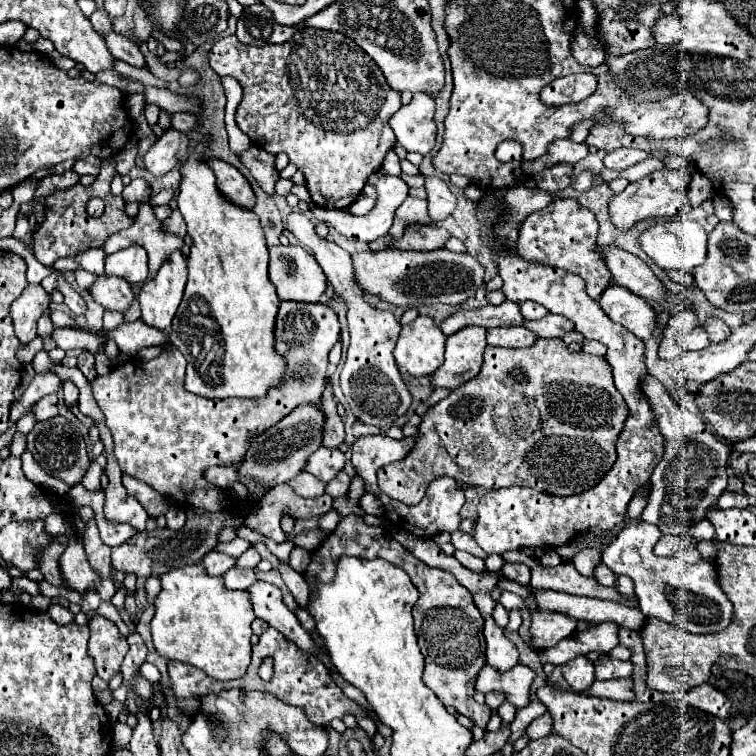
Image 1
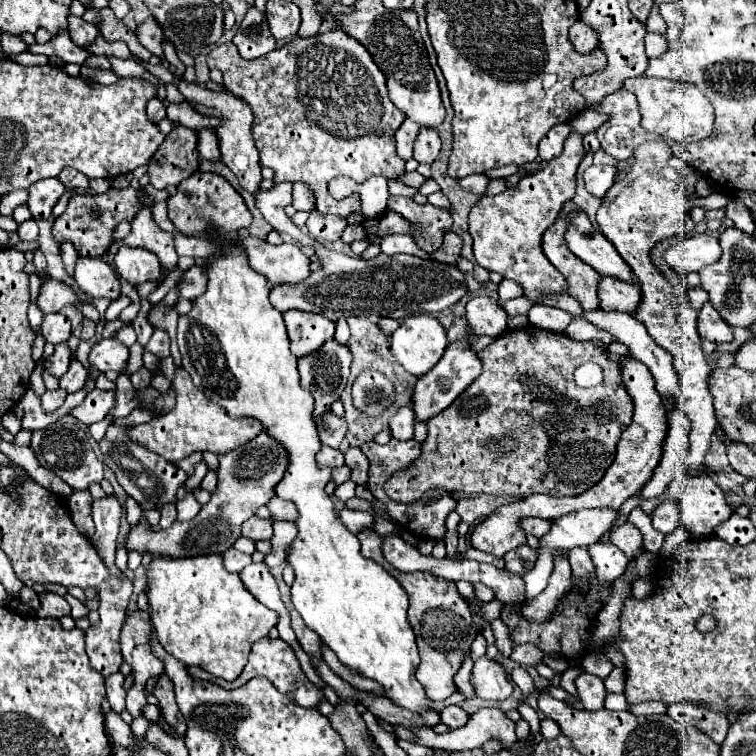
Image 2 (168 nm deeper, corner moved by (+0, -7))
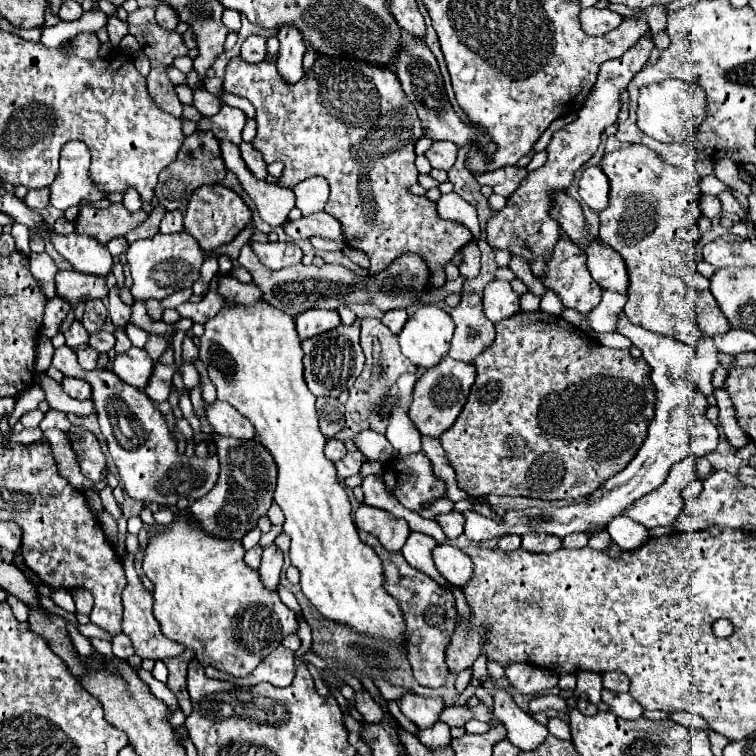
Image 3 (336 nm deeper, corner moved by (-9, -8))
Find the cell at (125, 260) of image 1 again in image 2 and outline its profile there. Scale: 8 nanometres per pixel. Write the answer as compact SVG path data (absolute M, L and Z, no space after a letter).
M121 247L115 255L117 271L135 287L147 281L163 281L163 267L155 253L141 247Z

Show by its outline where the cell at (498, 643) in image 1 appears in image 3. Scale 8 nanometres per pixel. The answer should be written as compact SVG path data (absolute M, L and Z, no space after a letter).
M494 686L492 688L494 698L494 716L498 716L506 728L508 740L518 746L520 750L534 750L538 748L546 736L548 728L542 724L536 724L536 720L518 708L514 698L508 694L506 688Z

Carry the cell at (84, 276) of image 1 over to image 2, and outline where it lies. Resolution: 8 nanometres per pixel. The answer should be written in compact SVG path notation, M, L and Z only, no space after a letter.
M63 241L61 243L61 259L63 259L63 265L65 265L65 269L67 269L69 275L73 275L73 267L75 267L77 257L79 257L79 253L75 251L75 247L71 243Z

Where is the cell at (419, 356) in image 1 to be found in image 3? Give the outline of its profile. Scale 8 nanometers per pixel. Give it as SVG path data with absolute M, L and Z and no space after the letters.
M420 306L406 322L400 338L402 354L418 368L434 368L448 354L454 324L438 306Z

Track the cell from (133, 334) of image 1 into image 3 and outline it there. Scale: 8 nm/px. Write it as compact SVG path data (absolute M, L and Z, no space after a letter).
M132 324L126 326L126 334L128 334L132 346L136 346L136 348L144 348L144 344L146 344L146 340L148 340L148 336L150 336L146 330L142 330L142 328L138 328L138 326L132 326Z

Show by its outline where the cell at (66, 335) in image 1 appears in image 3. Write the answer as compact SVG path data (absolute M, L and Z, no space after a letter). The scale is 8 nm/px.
M130 348L124 354L116 354L114 358L114 374L120 376L126 384L132 384L138 390L144 390L150 374L152 374L154 362L142 348Z

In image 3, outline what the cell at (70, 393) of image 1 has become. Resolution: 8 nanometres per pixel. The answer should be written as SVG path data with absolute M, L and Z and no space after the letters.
M90 346L86 350L78 350L78 364L82 370L94 370L96 362L98 362L98 352L92 350Z

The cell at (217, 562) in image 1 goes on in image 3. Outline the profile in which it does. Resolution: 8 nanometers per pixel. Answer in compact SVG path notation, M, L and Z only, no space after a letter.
M256 544L252 550L248 550L248 552L246 552L244 562L246 562L250 568L258 570L258 568L260 568L260 554L262 554L262 548Z

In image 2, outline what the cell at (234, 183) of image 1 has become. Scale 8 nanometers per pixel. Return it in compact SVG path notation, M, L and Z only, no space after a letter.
M197 171L189 179L177 185L177 193L169 197L169 217L175 229L183 235L205 235L207 231L217 231L219 235L233 235L241 229L247 229L253 221L249 209L243 203L243 197L215 173Z

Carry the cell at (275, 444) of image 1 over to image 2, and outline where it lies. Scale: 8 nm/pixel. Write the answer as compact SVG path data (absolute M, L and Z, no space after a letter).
M265 431L259 433L249 443L221 453L219 457L219 481L217 489L211 493L211 501L201 507L201 511L191 521L175 521L169 529L149 531L145 525L135 525L127 539L127 551L137 549L139 553L149 551L155 555L173 557L195 557L209 553L223 553L241 537L241 525L255 515L261 505L267 505L273 497L275 483L283 477L287 469L287 453L279 447Z

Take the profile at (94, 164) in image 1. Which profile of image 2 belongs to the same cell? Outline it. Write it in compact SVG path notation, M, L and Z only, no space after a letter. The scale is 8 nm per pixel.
M65 167L59 175L59 181L65 185L65 189L69 191L69 189L89 189L89 179L87 179L87 175L83 175L81 171L77 171L77 169L71 169L71 167Z

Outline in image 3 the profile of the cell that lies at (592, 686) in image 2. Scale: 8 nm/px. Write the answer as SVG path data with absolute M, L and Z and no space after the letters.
M602 690L602 702L608 706L610 712L624 720L636 720L642 716L642 706L630 694L618 694L612 690Z

